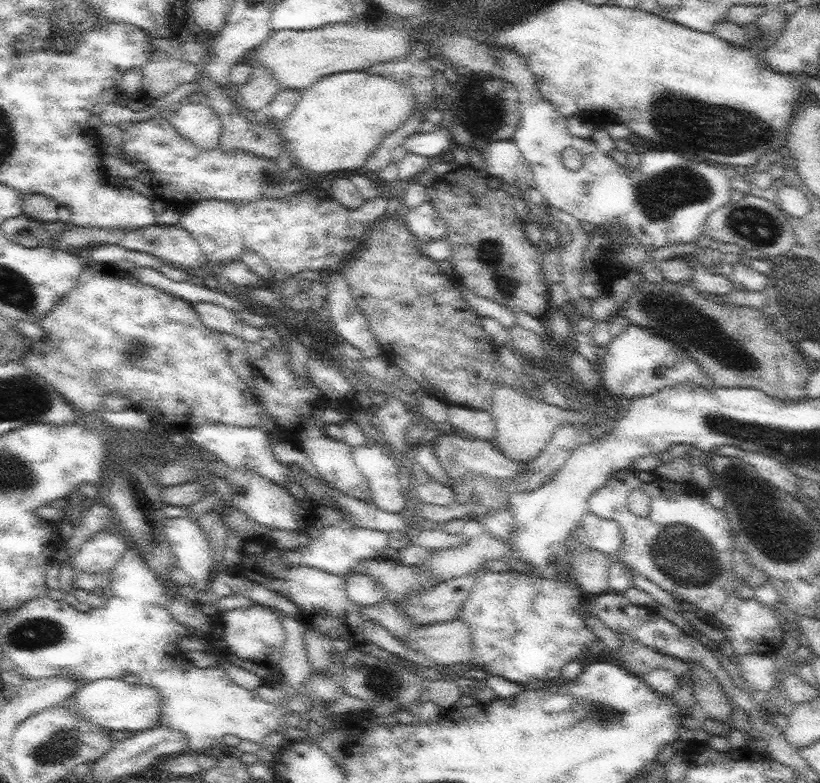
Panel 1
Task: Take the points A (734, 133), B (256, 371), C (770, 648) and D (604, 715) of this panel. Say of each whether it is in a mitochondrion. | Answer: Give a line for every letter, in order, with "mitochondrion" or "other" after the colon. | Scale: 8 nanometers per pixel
A: mitochondrion
B: other
C: other
D: mitochondrion

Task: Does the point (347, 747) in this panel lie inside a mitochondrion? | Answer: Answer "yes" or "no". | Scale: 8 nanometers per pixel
no

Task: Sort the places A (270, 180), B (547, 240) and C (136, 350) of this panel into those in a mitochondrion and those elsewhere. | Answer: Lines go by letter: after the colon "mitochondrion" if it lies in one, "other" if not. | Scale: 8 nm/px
A: mitochondrion
B: other
C: mitochondrion

